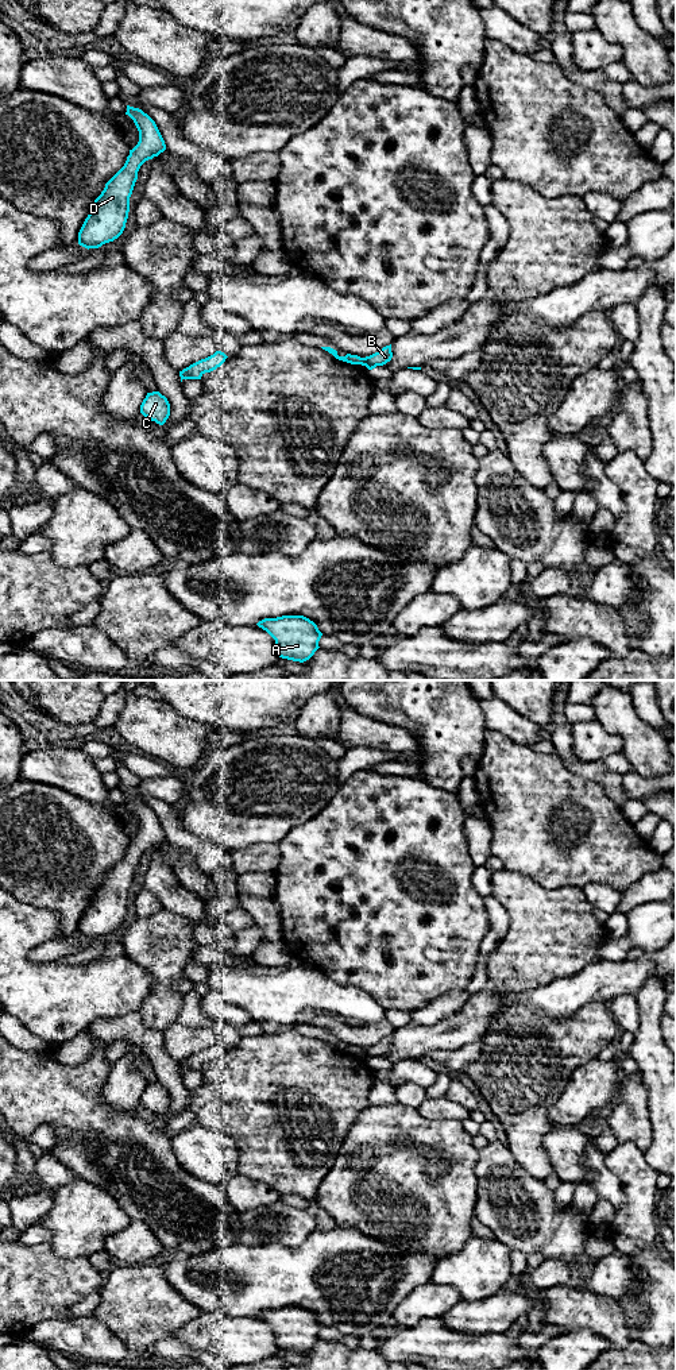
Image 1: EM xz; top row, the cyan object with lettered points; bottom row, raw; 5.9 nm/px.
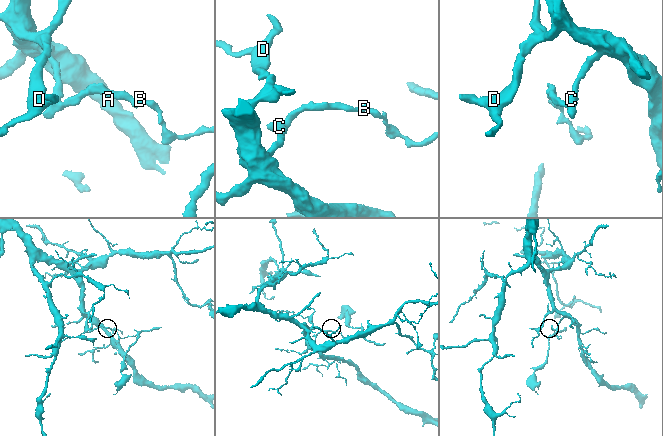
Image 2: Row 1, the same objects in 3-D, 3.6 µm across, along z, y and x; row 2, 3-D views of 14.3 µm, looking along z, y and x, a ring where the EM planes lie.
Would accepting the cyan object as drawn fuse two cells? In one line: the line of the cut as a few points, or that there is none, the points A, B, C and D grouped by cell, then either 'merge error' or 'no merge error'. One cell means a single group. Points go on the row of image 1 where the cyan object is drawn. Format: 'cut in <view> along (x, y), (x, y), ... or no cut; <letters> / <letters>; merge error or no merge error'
cut in xz along (363, 358), (364, 365); A C D / B; merge error

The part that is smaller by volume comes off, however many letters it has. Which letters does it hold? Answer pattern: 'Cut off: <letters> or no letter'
Cut off: B

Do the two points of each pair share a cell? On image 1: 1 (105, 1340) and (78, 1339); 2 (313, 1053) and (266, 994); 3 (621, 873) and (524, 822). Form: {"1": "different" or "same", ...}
{"1": "same", "2": "different", "3": "same"}

